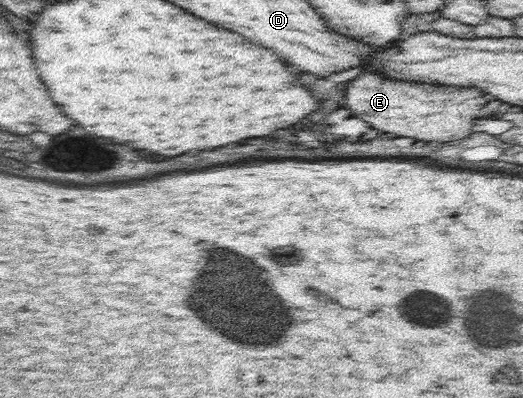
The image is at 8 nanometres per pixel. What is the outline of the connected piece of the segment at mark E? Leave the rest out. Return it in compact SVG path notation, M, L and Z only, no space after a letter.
M378 73L356 77L346 93L346 107L354 117L368 121L374 129L396 133L400 137L418 137L422 146L430 141L439 143L468 137L473 131L473 119L486 105L486 93L478 87L448 87L414 81L394 81Z

